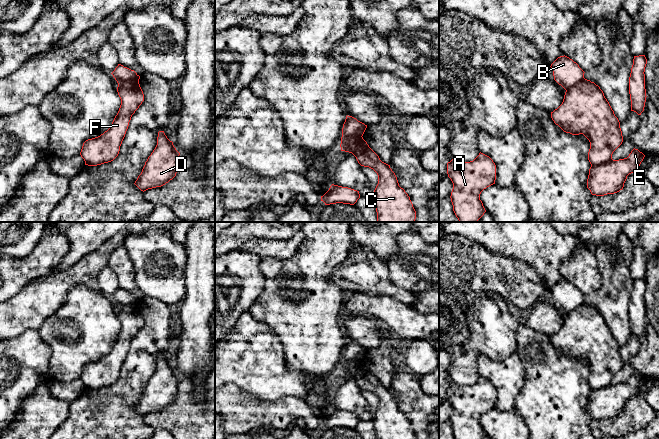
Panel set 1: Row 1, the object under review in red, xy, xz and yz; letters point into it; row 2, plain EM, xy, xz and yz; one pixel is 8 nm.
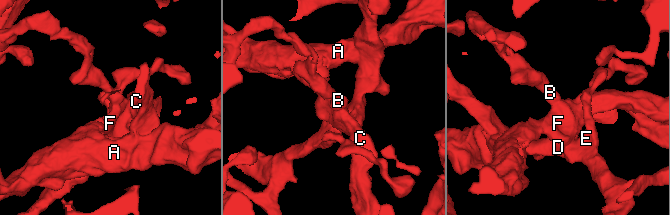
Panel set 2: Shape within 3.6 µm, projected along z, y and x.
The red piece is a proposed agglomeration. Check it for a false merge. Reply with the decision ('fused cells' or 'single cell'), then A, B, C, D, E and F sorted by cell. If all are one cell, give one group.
fused cells; A C F / B D E

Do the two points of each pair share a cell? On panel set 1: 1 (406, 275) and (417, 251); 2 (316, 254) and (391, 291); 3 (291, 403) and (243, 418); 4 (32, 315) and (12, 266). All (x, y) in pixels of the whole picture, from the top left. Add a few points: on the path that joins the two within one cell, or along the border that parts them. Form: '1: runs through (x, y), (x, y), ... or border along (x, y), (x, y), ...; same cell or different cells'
1: runs through (412, 269), (417, 264), (417, 257); same cell
2: border along (345, 259), (334, 270), (332, 276), (340, 289); different cells
3: runs through (279, 413), (255, 413); same cell
4: border along (41, 276), (27, 283), (10, 298); different cells

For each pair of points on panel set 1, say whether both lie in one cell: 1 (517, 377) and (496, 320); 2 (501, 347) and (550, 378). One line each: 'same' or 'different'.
1: different
2: different

